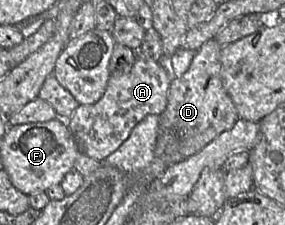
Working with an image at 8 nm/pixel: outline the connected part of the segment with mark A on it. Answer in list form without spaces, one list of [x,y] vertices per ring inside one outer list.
[[[137,55],[128,73],[110,76],[103,96],[94,104],[79,105],[67,125],[78,153],[103,162],[130,136],[133,128],[148,115],[162,115],[172,79],[165,68],[152,58]]]

